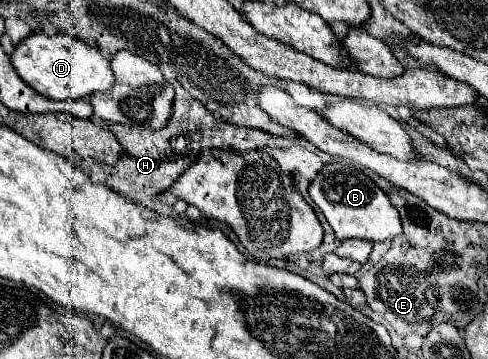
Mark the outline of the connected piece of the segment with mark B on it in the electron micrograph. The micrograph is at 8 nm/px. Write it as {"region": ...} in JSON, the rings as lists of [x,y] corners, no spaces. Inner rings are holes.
{"region":[[[339,157],[329,159],[327,165],[319,171],[319,175],[311,181],[309,195],[313,203],[327,217],[337,239],[359,237],[359,239],[369,239],[369,241],[385,241],[403,231],[401,215],[393,207],[385,191],[381,191],[381,187],[377,187],[377,183],[373,183],[351,161],[345,161]]]}

